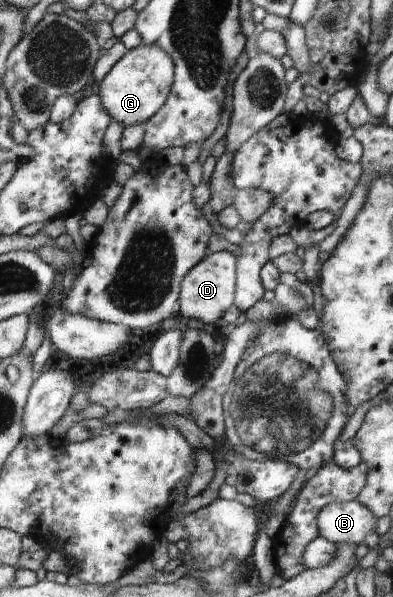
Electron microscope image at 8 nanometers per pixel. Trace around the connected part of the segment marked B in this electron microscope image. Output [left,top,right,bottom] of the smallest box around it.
[317,500,377,544]

